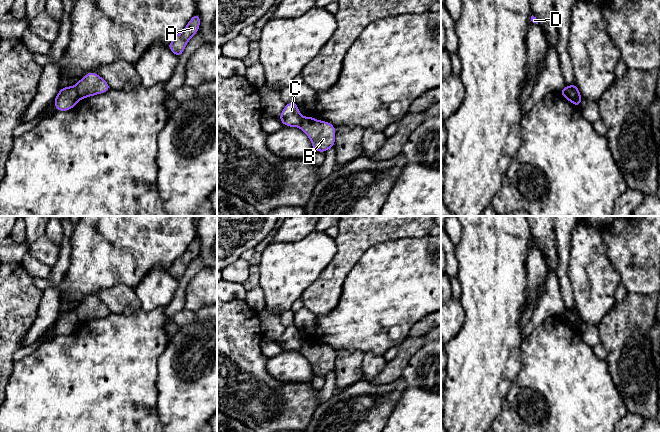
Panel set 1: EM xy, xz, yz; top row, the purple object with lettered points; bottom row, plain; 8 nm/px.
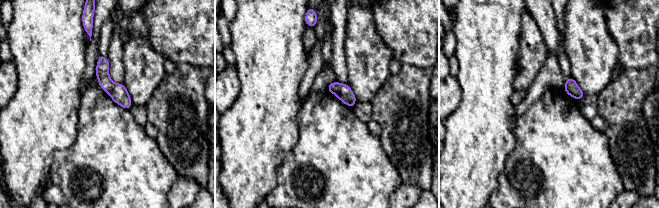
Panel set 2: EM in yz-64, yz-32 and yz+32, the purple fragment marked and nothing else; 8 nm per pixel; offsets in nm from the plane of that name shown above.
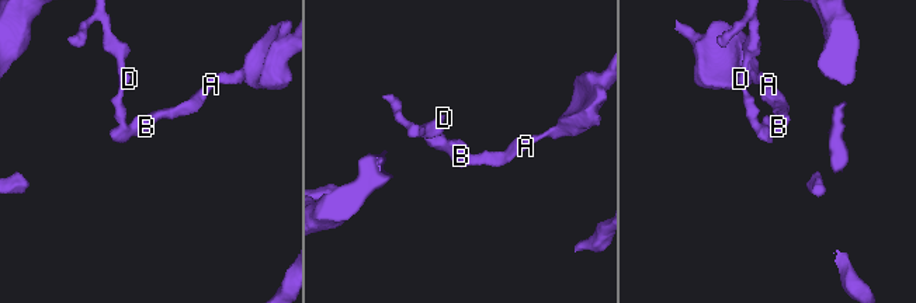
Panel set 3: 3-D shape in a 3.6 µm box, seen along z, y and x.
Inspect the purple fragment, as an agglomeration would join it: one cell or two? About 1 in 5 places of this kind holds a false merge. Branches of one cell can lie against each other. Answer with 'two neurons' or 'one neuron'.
two neurons

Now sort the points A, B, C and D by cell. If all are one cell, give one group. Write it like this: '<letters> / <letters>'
A B / C D

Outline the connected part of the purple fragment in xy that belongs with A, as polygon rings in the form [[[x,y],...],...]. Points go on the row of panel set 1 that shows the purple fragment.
[[[195,14],[188,22],[186,27],[178,33],[173,40],[167,45],[168,48],[177,56],[180,57],[184,52],[188,41],[198,32],[200,27],[200,16]]]

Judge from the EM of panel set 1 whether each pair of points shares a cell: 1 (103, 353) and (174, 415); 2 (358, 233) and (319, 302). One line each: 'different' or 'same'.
1: different
2: same

